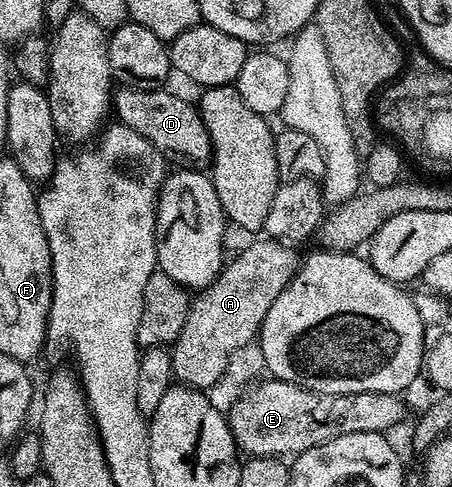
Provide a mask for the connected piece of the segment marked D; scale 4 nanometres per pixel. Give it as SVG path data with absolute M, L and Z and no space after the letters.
M120 86L115 89L114 92L114 116L119 123L125 124L126 126L130 126L132 130L138 130L138 134L142 134L142 138L146 138L150 143L153 144L156 149L160 151L162 155L164 155L169 161L175 162L177 160L177 165L180 166L204 166L211 161L212 158L212 143L210 142L210 134L206 130L206 126L202 122L202 118L200 117L199 107L195 103L192 104L188 100L183 100L180 96L175 96L172 92L160 92L164 90L157 90L152 86Z

